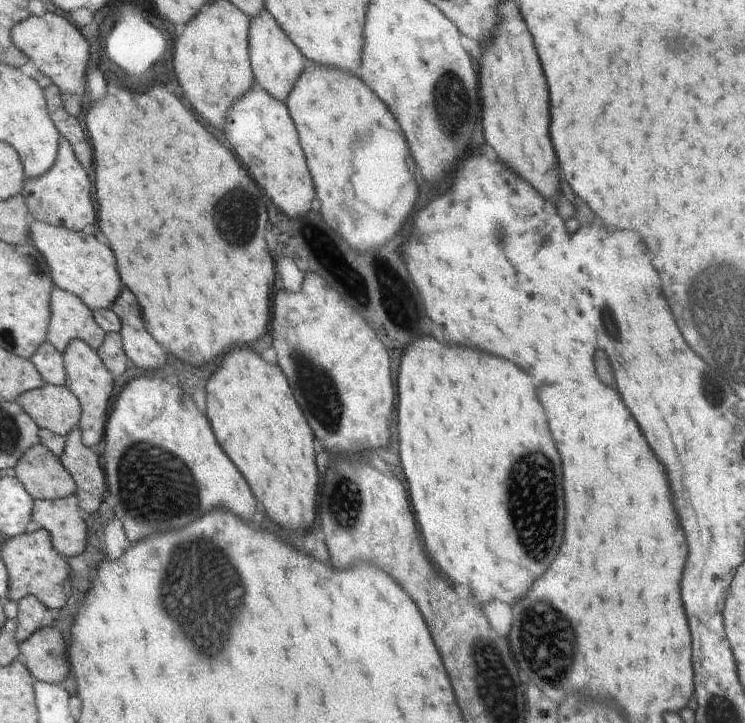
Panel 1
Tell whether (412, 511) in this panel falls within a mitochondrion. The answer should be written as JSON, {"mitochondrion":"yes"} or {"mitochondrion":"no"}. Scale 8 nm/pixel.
{"mitochondrion":"no"}

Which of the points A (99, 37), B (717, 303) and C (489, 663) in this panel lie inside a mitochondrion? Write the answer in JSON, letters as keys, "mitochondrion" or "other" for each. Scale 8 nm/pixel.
{"A":"other","B":"mitochondrion","C":"mitochondrion"}

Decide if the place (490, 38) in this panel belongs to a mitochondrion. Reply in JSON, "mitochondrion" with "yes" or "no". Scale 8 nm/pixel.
{"mitochondrion":"no"}

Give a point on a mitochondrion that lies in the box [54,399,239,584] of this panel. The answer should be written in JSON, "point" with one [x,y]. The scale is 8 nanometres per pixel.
{"point":[158,477]}

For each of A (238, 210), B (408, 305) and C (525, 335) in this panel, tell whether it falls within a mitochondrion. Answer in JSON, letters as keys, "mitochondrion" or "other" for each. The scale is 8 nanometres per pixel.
{"A":"mitochondrion","B":"mitochondrion","C":"other"}

